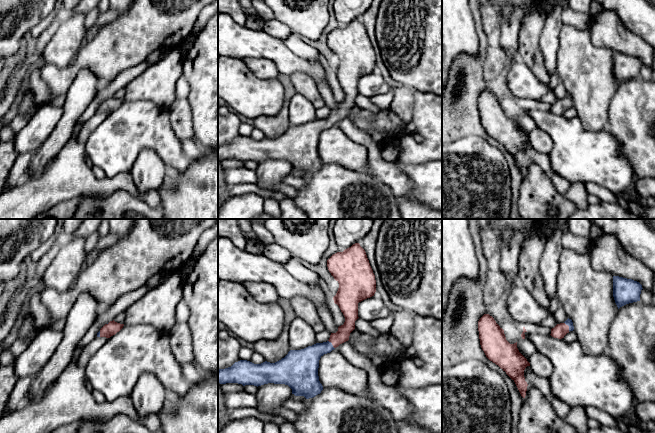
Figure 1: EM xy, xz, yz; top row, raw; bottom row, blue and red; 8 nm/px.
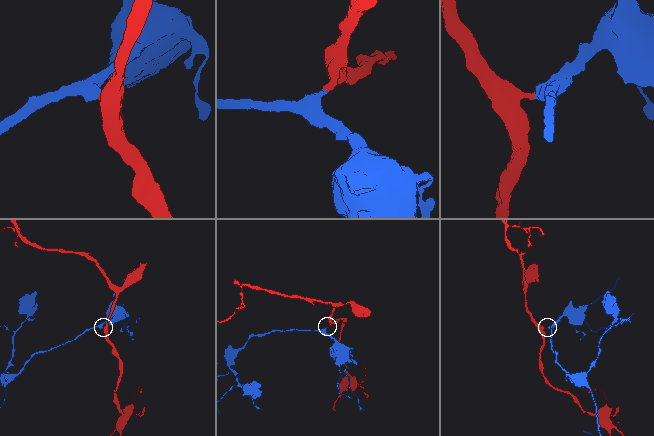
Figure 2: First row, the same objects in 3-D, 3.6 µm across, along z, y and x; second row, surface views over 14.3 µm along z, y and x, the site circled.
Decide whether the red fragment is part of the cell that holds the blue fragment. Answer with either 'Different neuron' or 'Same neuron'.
Same neuron

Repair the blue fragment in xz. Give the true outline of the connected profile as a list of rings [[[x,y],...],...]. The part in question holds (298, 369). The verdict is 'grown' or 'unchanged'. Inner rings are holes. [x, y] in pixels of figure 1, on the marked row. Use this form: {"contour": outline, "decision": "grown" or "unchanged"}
{"contour": [[[359,243],[353,244],[343,252],[333,254],[327,260],[327,267],[331,275],[339,283],[338,291],[333,300],[345,317],[345,322],[338,327],[338,331],[331,333],[327,342],[316,343],[301,350],[290,350],[284,358],[275,363],[265,361],[261,364],[254,364],[247,360],[240,360],[231,367],[218,369],[218,383],[238,383],[243,386],[254,385],[257,387],[268,383],[285,384],[292,389],[292,394],[304,396],[306,399],[313,398],[321,393],[323,386],[318,376],[320,358],[349,340],[350,333],[355,329],[355,321],[359,318],[358,303],[374,296],[376,292],[375,275],[366,252]]], "decision": "grown"}

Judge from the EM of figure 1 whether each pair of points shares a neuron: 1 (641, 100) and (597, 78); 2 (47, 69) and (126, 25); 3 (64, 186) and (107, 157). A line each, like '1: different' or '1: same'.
1: different
2: same
3: different

